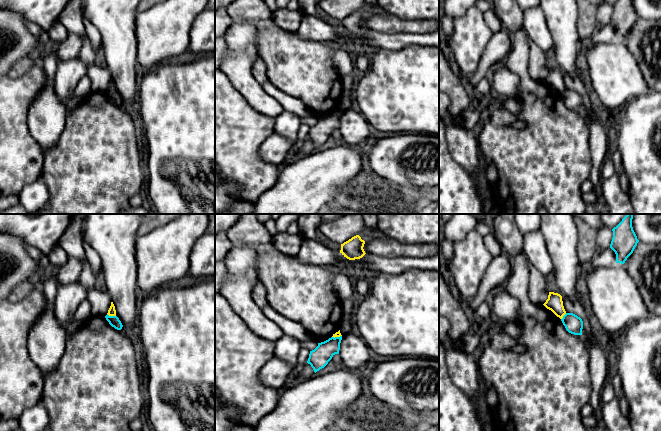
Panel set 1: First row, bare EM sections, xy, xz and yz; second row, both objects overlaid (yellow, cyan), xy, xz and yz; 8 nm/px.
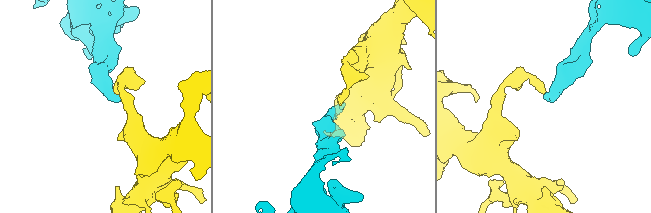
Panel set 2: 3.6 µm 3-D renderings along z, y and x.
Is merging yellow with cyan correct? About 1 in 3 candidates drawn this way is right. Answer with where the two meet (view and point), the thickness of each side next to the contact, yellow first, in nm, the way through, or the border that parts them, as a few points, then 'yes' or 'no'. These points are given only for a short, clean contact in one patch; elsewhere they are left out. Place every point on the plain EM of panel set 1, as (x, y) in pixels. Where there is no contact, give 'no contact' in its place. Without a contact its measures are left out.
xy (111, 91) | 60/90 nm | along xy (107, 89), (115, 92) | no

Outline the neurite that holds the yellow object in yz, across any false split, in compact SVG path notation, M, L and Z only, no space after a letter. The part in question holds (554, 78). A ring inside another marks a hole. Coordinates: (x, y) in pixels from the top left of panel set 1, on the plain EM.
M549 68L548 75L543 80L547 85L551 86L560 95L566 90L563 82L562 72L558 69Z

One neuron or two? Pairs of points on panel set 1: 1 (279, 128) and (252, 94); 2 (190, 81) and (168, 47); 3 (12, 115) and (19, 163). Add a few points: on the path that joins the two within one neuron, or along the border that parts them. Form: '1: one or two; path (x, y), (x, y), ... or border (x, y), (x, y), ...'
1: two; border (283, 109), (275, 117)
2: two; border (168, 60), (156, 65)
3: one; path (12, 127), (12, 151)

